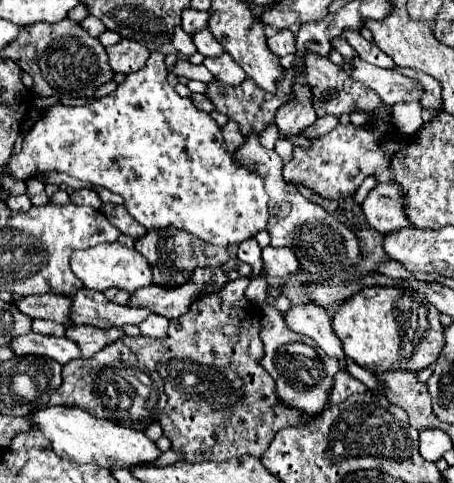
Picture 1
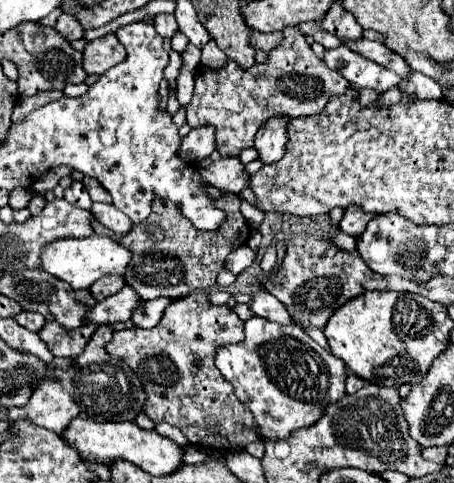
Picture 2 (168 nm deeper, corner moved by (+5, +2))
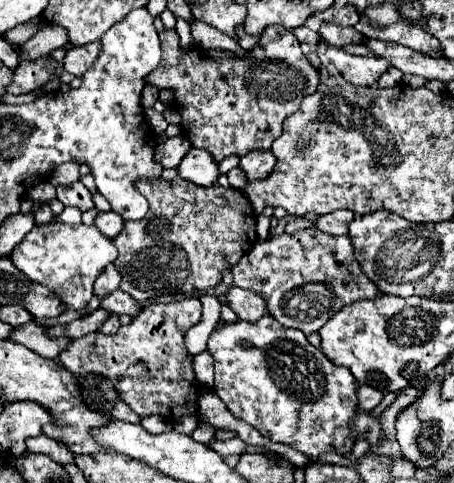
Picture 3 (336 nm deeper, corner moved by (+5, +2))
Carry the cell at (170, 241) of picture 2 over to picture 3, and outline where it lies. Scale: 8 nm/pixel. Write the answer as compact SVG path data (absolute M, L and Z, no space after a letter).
M182 178L174 180L138 180L138 192L148 200L150 210L138 222L124 222L122 232L112 240L118 248L118 258L114 266L122 274L120 290L134 296L138 302L158 298L164 294L192 294L196 290L206 290L222 282L222 272L230 270L238 260L250 250L252 228L250 228L250 200L242 190L222 188L218 182L214 186L196 186Z

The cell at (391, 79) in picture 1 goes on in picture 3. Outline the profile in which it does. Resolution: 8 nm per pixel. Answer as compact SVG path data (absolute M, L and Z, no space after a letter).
M330 46L326 52L328 60L338 68L338 72L356 86L372 86L382 72L386 72L388 64L382 58L366 58L366 56L352 56L340 48Z

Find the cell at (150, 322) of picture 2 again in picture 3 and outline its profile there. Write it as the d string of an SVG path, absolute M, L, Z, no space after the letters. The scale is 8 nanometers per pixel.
M122 290L110 292L110 296L106 296L106 300L100 300L100 306L108 312L114 312L114 314L132 314L132 316L136 316L140 312L140 304Z

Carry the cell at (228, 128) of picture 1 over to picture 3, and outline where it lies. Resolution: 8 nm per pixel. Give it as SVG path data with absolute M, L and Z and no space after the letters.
M178 134L174 138L168 138L166 142L158 144L156 146L156 156L158 156L158 162L164 166L164 168L176 168L182 160L182 156L190 150L190 142Z

